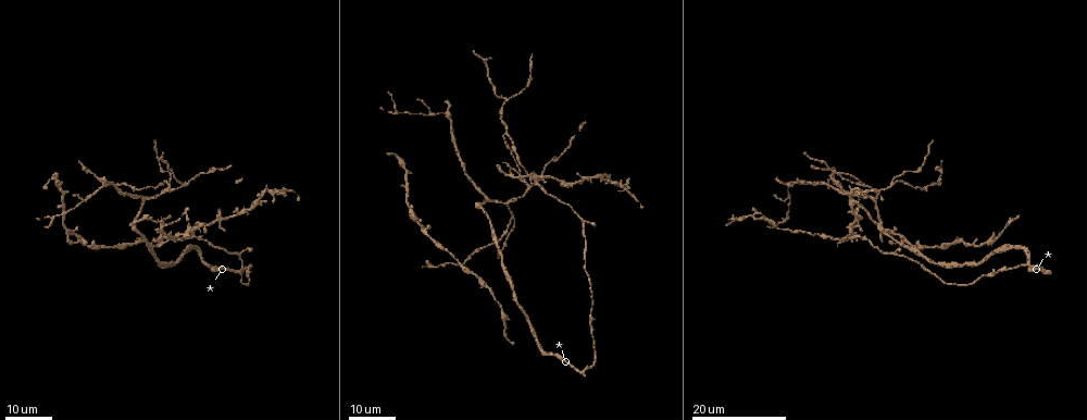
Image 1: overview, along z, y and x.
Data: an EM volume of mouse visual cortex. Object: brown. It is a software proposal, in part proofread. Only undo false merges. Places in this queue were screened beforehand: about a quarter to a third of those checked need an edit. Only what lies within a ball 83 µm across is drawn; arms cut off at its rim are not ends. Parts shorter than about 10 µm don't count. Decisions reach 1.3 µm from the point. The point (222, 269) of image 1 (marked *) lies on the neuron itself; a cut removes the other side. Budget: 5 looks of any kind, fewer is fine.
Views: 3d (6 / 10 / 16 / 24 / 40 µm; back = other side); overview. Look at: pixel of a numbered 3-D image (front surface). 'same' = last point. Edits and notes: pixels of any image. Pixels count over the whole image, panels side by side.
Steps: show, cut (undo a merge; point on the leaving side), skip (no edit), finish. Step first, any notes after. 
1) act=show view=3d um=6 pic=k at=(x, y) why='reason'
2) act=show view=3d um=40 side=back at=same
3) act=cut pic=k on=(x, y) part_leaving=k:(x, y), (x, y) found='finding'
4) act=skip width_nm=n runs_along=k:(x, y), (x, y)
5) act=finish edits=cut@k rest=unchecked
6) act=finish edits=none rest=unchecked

act=show view=3d um=16 pic=1 at=(185, 235) why='looks like a crossing'

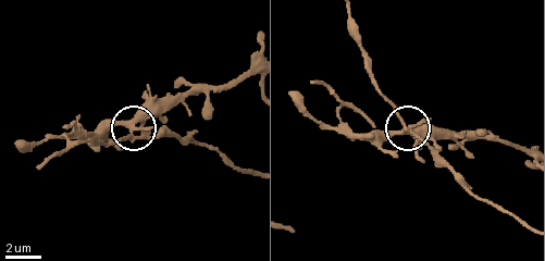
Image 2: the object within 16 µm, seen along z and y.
act=show view=3d um=10 pic=2 at=(129, 128)

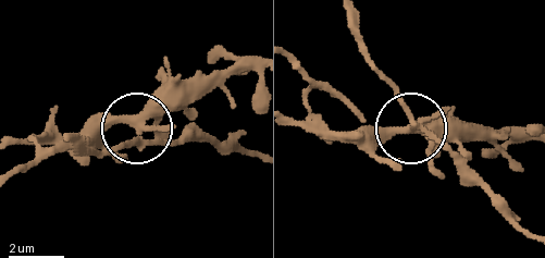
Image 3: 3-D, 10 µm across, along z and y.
act=cut pic=3 on=(158, 105) arms=4 part_leaving=3:(143, 143), (149, 124), (255, 69) found='two neurons meet here'

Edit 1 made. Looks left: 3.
act=show view=overview why='redraw'

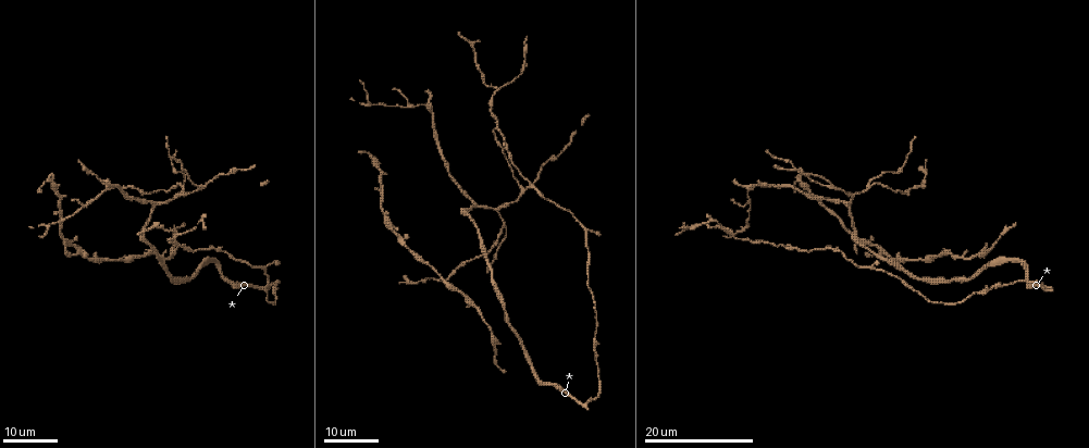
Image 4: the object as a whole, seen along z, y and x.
act=show view=3d um=24 pic=4 at=(872, 185) why='branch point'

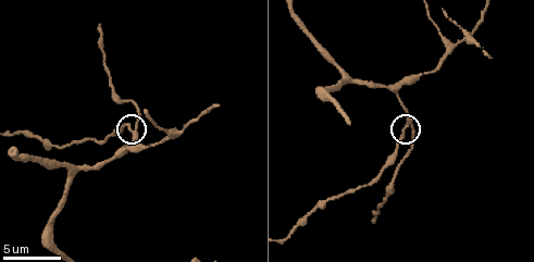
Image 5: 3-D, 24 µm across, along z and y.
act=show view=3d um=10 pic=5 at=(406, 126)

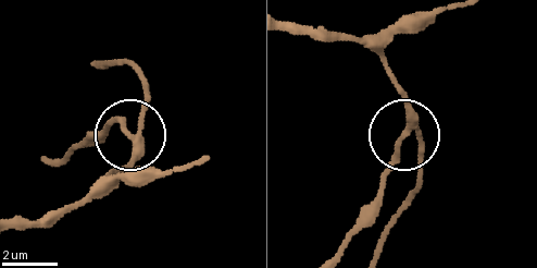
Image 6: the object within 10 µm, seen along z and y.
act=skip side_arm_um=16 arms=3 found='one neuron here'

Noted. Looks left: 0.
act=finish edits=cut@3 rest=unchecked

